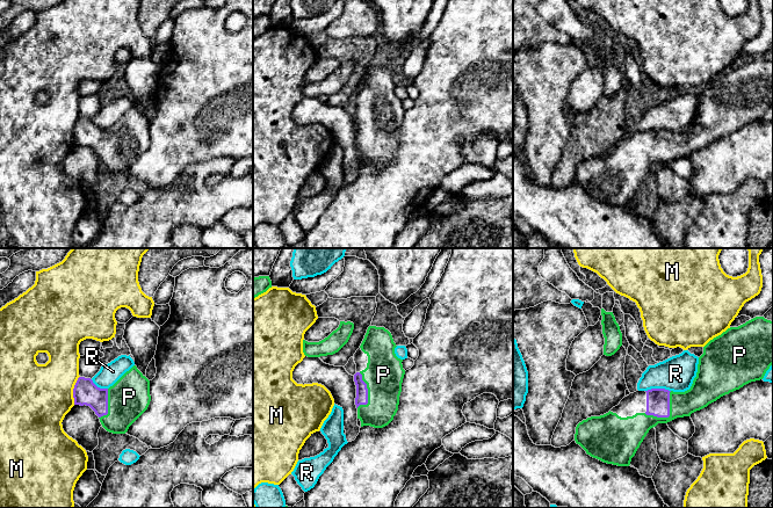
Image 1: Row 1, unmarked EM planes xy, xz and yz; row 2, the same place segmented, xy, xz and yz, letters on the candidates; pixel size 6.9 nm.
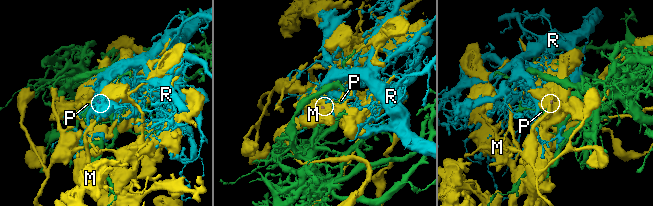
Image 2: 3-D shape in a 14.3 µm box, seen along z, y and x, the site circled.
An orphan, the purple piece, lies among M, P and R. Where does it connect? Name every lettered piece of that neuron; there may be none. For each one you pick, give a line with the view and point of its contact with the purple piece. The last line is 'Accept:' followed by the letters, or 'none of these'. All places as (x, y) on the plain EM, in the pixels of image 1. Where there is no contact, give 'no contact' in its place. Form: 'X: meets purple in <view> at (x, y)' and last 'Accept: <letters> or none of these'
P: meets purple in yz at (669, 155)
Accept: P

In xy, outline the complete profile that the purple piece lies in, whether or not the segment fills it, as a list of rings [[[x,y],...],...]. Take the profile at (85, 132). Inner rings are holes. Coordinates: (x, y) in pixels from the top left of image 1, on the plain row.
[[[136,106],[109,129],[100,129],[91,118],[79,117],[73,138],[74,145],[89,146],[107,172],[125,174],[150,145],[150,121]]]

